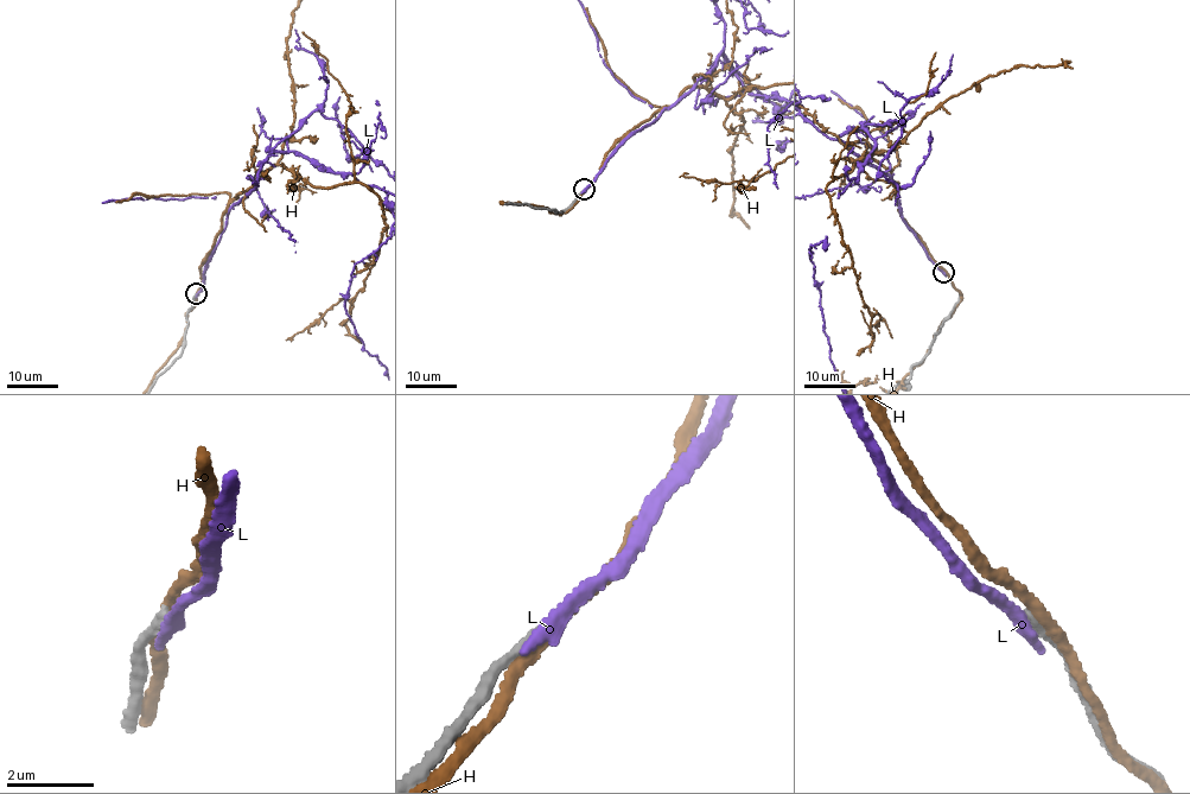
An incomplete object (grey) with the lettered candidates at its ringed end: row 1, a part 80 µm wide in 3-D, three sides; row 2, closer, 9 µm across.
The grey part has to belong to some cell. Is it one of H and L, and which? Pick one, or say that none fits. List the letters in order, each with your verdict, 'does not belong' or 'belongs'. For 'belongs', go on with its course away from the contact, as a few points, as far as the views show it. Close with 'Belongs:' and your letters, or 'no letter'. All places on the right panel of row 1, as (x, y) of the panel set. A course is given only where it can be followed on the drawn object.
H: does not belong
L: does not belong
Belongs: no letter

